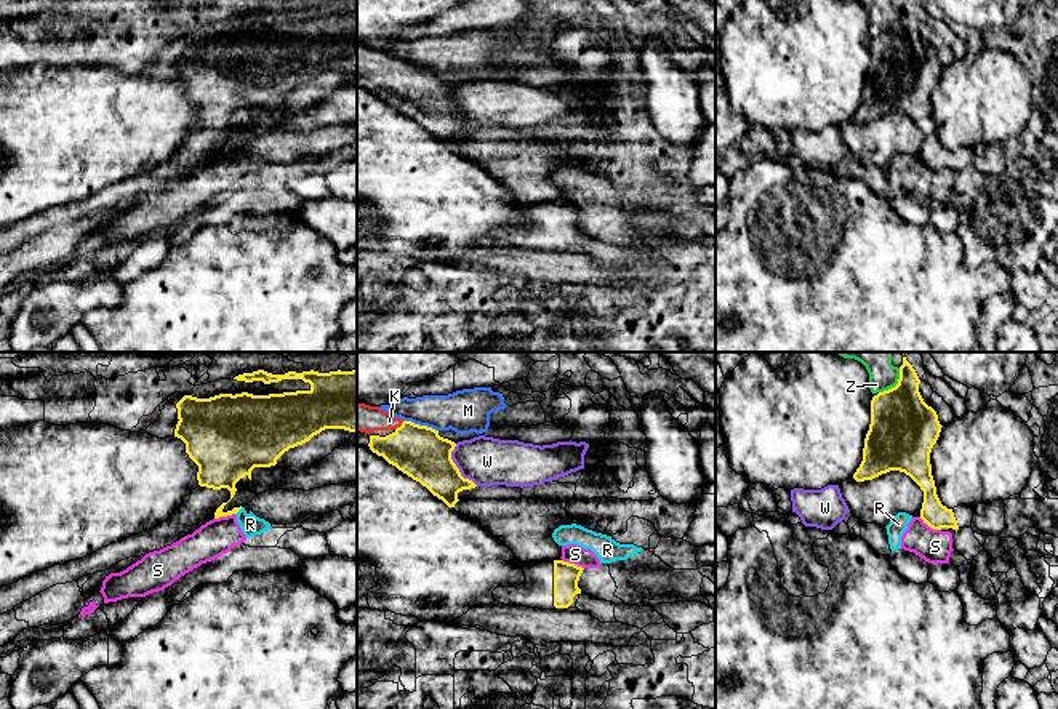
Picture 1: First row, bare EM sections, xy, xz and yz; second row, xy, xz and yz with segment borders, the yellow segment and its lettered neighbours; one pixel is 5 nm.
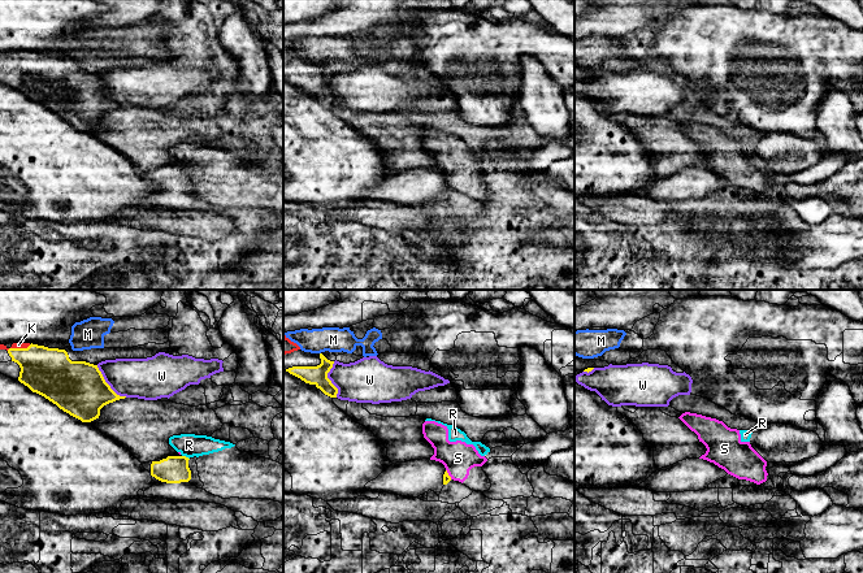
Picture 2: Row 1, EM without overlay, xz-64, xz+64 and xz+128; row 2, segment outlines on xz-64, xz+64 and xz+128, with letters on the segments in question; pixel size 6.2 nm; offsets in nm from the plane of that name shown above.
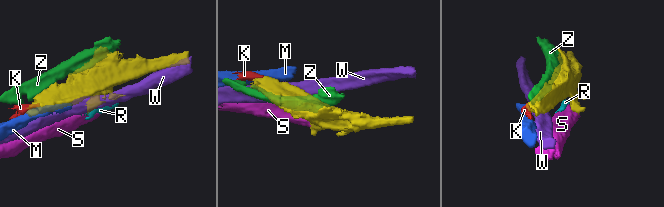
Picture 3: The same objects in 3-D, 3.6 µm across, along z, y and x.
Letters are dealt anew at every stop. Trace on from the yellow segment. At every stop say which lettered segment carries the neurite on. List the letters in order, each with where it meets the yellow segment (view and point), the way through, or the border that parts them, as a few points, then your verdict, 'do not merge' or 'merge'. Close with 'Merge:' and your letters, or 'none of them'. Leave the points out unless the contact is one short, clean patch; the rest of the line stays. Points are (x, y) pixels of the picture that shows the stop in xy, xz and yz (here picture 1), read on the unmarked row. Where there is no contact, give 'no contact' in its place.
K: contact xz (400, 68); way xz (420, 93), (400, 68), (357, 58); merge
M: contact xz (421, 68); border xz (404, 61), (426, 66), (437, 72); do not merge
R: contact xy (239, 151); border xy (242, 149), (236, 156); do not merge
S: contact yz (930, 168); border yz (919, 159), (940, 172); do not merge
W: contact xz (456, 109); do not merge
Z: contact yz (897, 26); do not merge
Merge: K

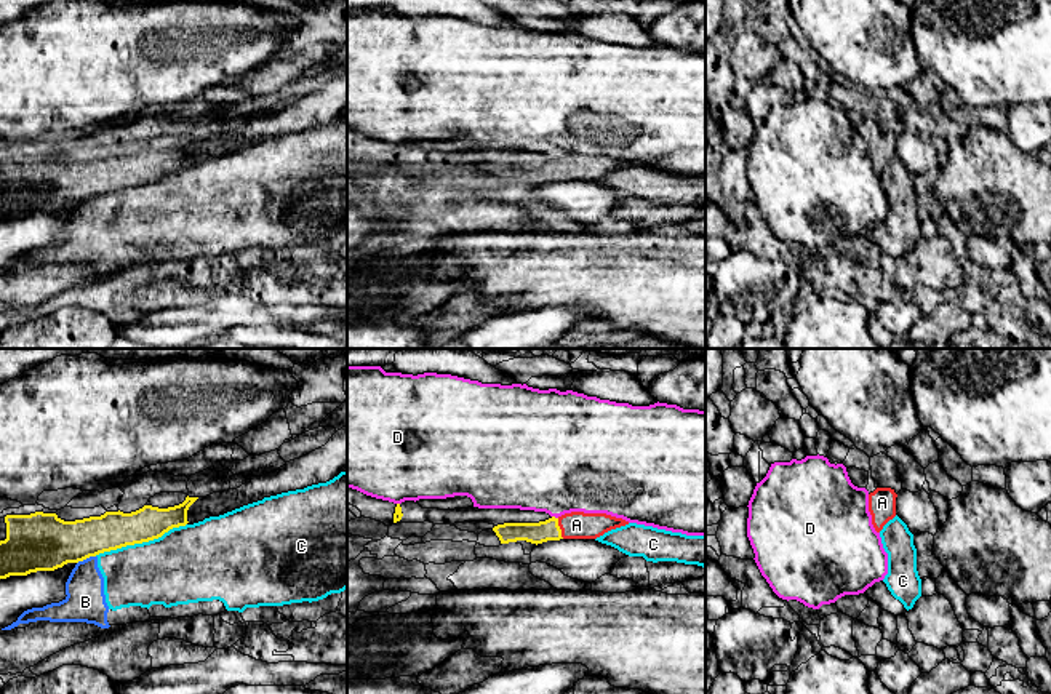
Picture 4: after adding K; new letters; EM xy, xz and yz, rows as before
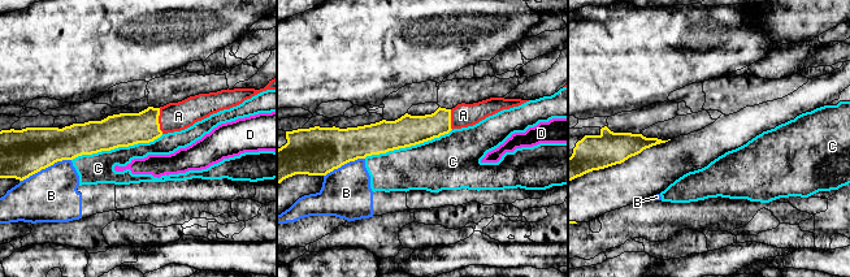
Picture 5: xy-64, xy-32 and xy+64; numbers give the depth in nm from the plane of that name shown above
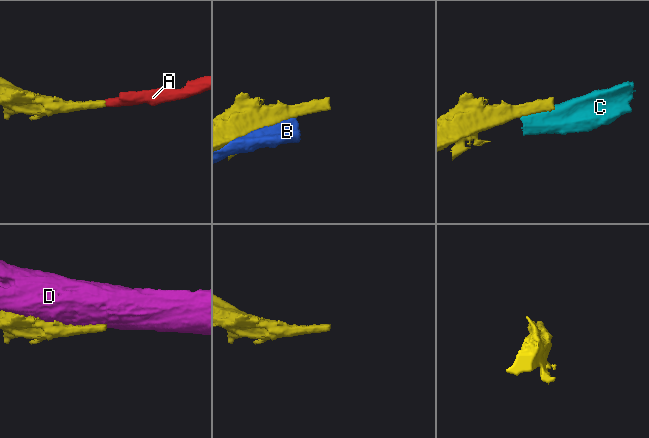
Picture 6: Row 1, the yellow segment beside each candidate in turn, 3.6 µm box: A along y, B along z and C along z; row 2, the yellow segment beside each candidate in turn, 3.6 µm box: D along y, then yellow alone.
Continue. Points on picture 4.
A: contact xz (559, 170); way xz (536, 175), (559, 170), (576, 167); merge
B: contact xy (85, 200); do not merge
C: contact xy (139, 184); do not merge
D: contact xz (554, 159); do not merge
Merge: A

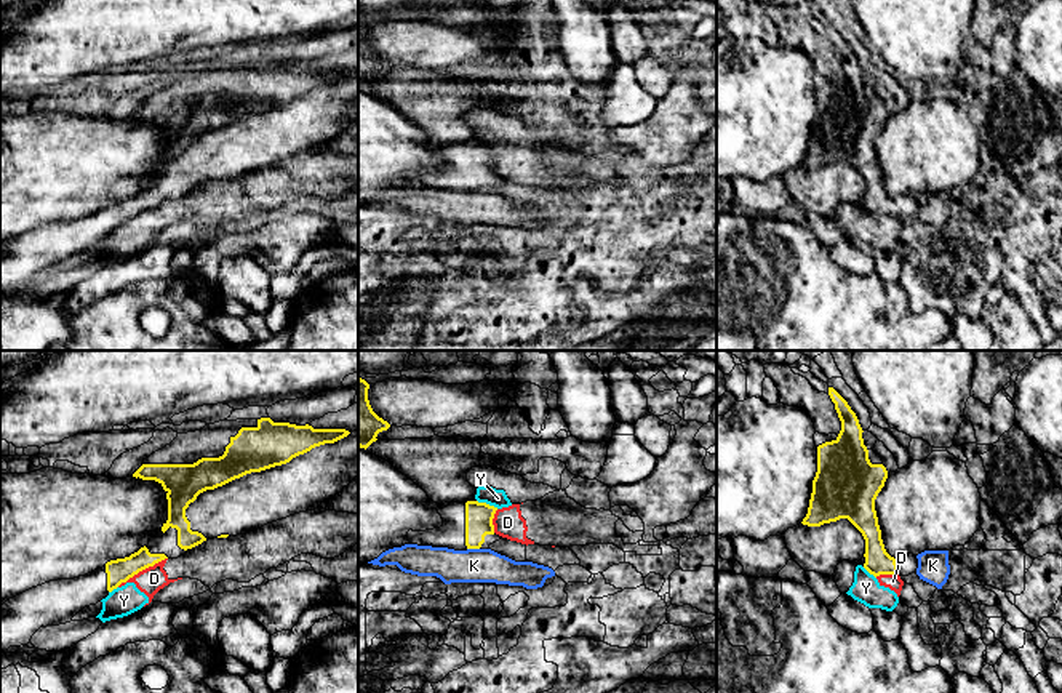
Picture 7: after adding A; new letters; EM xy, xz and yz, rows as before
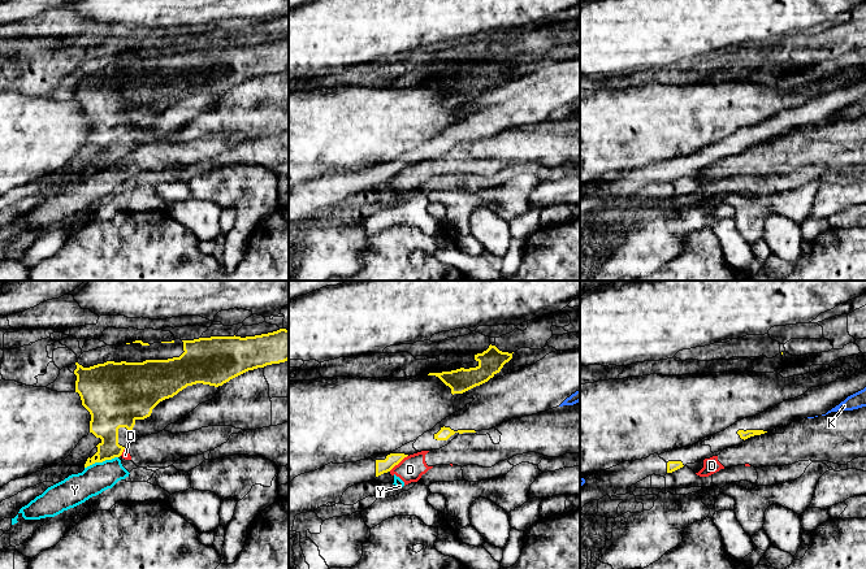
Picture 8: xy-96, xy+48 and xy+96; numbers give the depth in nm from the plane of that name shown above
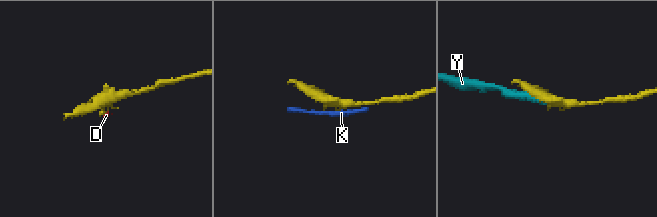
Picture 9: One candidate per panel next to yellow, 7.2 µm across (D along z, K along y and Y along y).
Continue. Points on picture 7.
D: contact xy (141, 212); border xy (167, 199), (139, 212), (117, 228); do not merge
K: contact xz (474, 189); do not merge
Y: contact xz (488, 146); border xz (477, 141), (498, 149); do not merge
Merge: none of them

